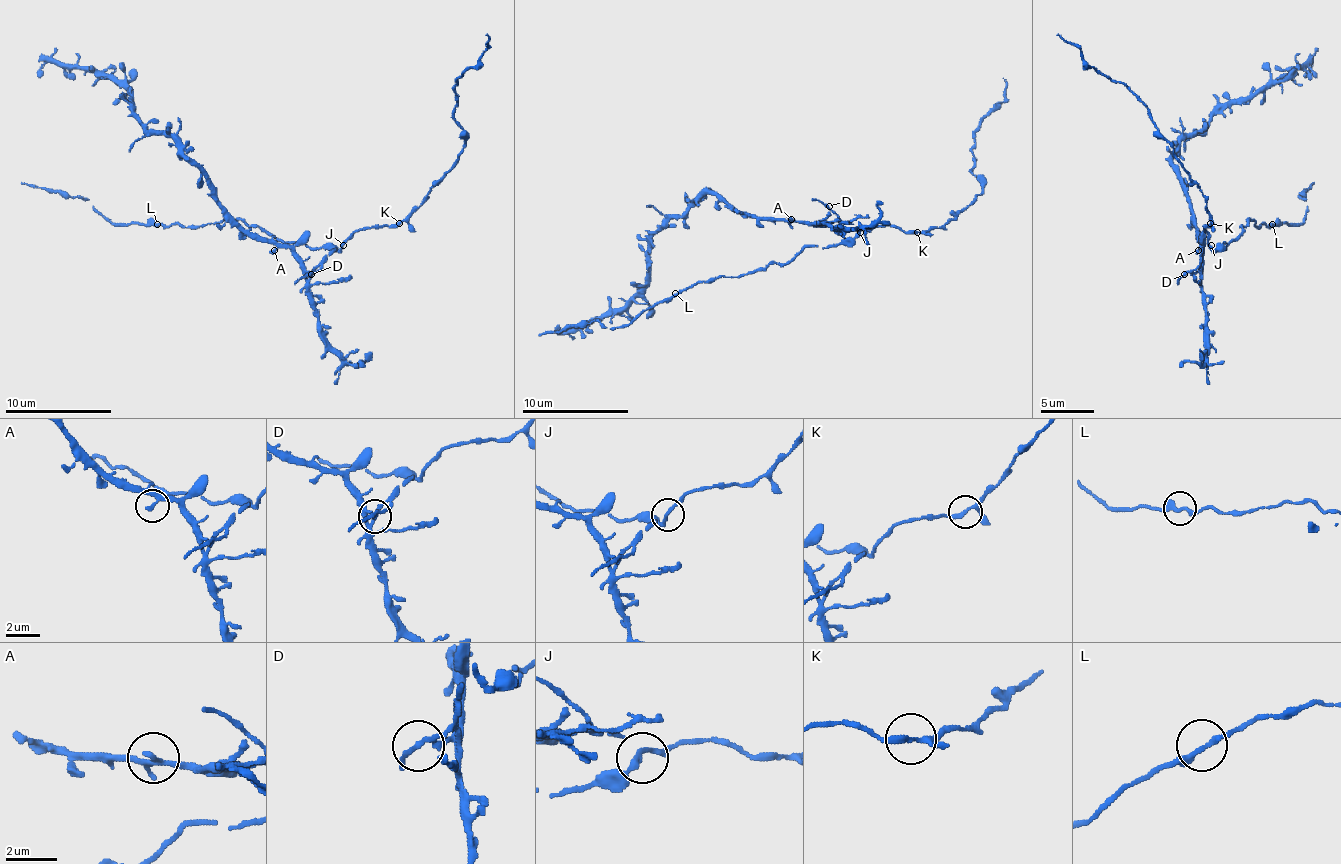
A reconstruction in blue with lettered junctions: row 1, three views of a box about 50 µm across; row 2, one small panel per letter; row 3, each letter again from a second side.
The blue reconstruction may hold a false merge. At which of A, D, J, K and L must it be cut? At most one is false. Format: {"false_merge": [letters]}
{"false_merge": []}

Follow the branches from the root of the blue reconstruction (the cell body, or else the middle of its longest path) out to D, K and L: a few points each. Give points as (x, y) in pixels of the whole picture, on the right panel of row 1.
D: (1200, 266), (1192, 274), (1184, 274)
K: (1200, 266), (1198, 271), (1200, 250), (1208, 248), (1208, 234), (1203, 229), (1211, 224)
L: (1200, 266), (1203, 248), (1224, 248), (1224, 242), (1235, 240), (1251, 218), (1256, 226), (1272, 224)

